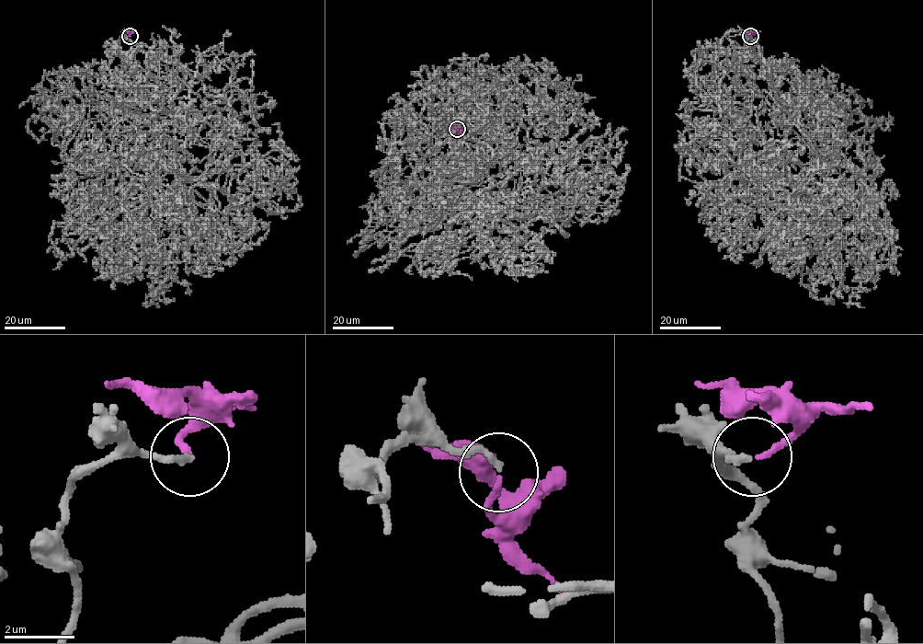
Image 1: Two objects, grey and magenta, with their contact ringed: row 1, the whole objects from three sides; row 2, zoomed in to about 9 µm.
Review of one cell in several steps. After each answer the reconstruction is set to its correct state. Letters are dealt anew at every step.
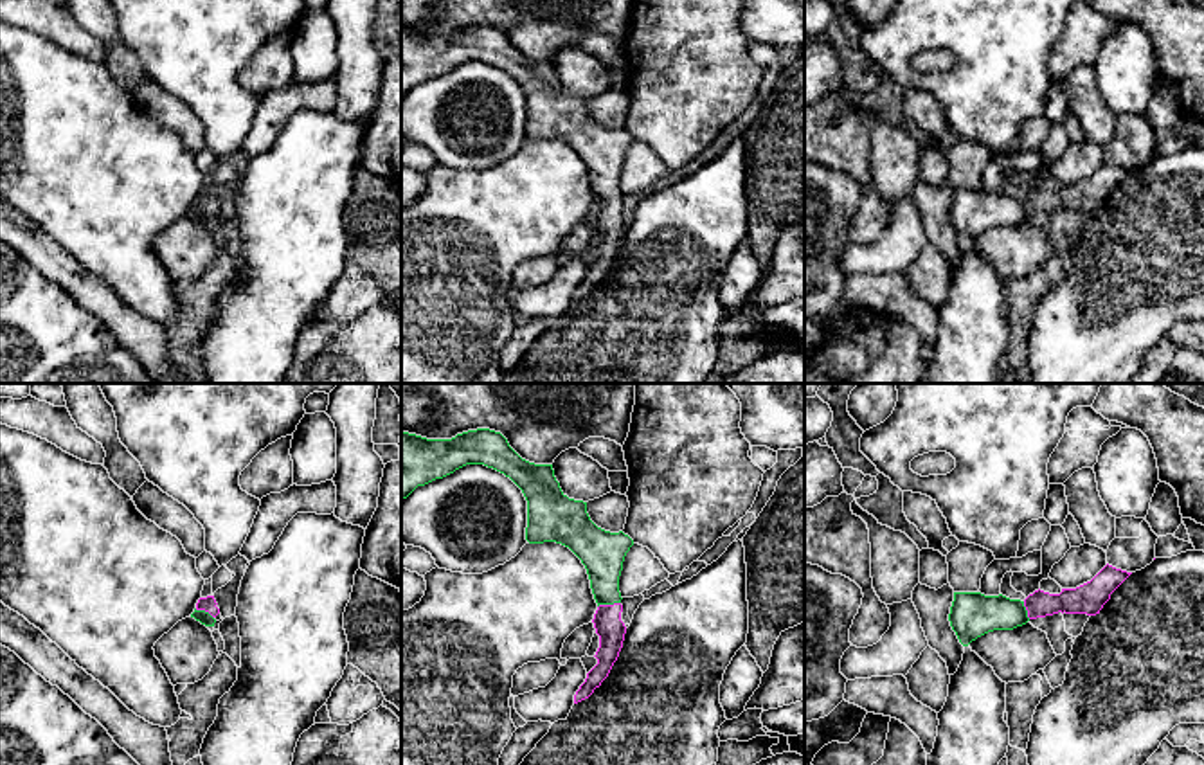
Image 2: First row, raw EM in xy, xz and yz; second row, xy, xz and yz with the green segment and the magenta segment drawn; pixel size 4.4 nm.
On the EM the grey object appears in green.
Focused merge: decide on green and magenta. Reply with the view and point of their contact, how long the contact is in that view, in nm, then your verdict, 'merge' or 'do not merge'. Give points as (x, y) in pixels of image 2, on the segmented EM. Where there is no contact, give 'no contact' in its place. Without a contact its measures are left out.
xz (609, 603) | 110 nm | merge

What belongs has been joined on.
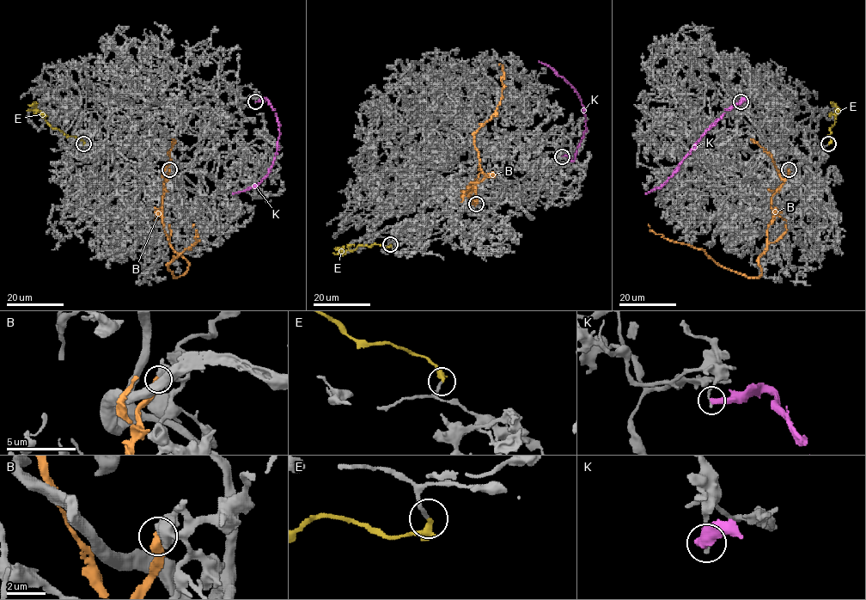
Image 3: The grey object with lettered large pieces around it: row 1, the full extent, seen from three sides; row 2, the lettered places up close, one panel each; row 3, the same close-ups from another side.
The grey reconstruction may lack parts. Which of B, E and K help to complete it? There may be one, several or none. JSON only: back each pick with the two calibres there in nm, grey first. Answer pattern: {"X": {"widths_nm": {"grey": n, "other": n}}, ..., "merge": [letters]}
{"E": {"widths_nm": {"grey": 160, "other": 360}}, "merge": ["E"]}

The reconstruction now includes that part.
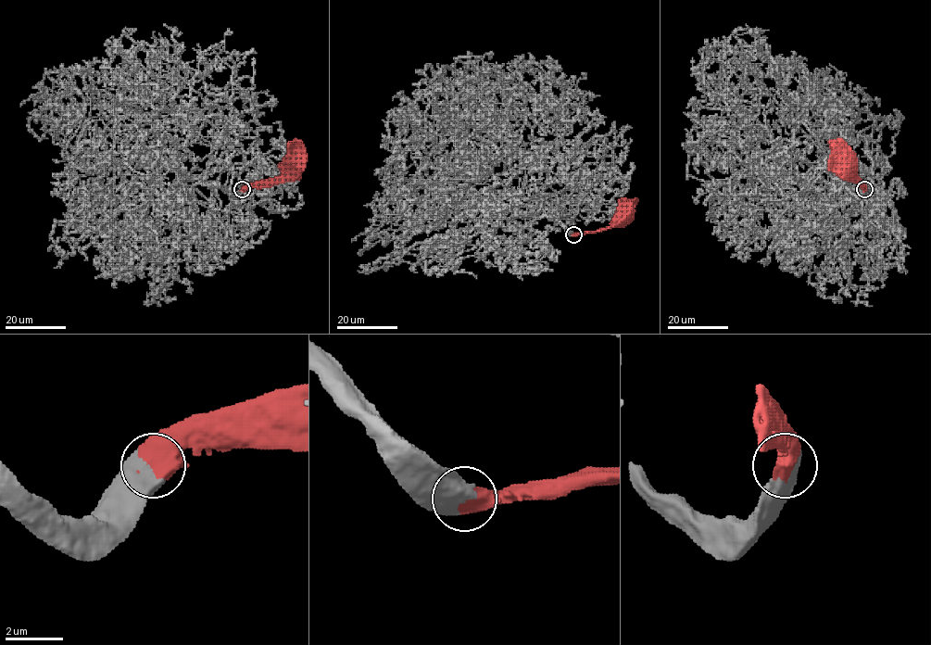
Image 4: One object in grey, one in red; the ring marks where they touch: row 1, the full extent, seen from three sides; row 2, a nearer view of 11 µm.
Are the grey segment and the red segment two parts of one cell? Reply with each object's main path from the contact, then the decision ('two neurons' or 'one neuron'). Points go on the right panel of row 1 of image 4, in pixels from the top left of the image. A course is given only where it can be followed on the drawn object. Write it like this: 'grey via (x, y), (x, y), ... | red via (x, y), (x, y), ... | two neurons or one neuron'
grey via (864, 190), (771, 88), (735, 105), (724, 44), (714, 53) | red via (865, 190), (857, 178), (841, 165), (844, 163) | one neuron

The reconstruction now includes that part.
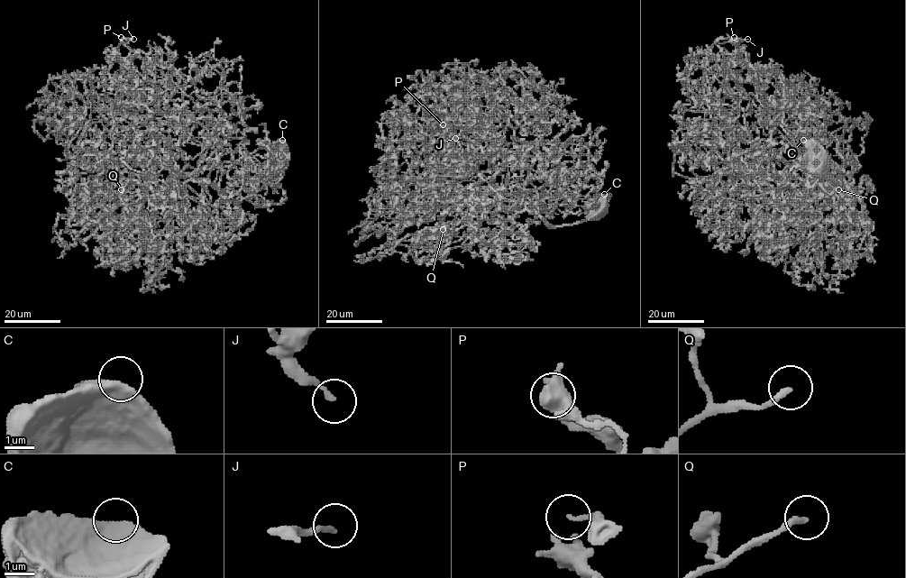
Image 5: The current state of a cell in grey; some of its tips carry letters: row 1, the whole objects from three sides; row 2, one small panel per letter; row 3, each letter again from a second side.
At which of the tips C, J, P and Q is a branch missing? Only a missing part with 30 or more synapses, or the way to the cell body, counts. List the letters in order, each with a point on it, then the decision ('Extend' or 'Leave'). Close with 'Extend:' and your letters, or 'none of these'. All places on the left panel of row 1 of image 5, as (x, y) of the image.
C: Place: (282, 140). Leave
J: Place: (133, 39). Leave
P: Place: (121, 37). Leave
Q: Place: (121, 189). Extend
Extend: Q

